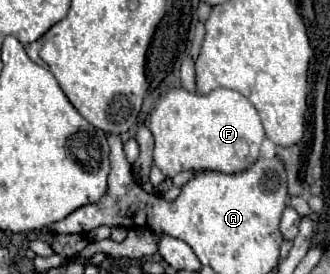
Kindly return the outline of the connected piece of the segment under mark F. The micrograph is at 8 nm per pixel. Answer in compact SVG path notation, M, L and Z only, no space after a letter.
M184 87L170 89L152 109L148 129L156 141L154 165L166 177L200 169L238 173L258 158L278 155L282 148L266 137L254 105L242 93L224 87L208 95L190 93Z

